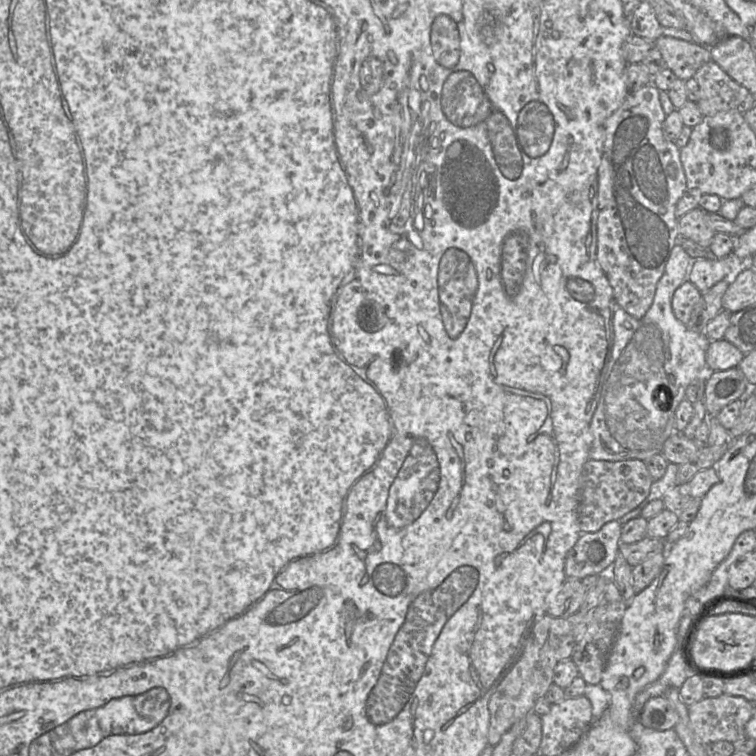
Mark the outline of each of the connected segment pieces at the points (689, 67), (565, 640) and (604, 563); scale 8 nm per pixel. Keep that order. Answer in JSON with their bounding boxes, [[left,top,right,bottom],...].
[[652,36,712,81],[489,609,592,746],[566,520,621,579]]

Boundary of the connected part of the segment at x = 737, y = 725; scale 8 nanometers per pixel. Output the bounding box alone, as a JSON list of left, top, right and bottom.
[688,693,753,744]

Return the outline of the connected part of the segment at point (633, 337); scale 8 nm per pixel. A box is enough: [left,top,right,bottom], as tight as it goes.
[591,244,710,461]

